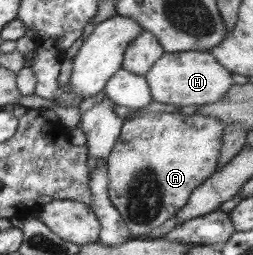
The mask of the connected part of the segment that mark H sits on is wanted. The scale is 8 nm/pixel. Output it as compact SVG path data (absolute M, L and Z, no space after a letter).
M185 51L166 53L150 68L145 76L153 99L163 104L178 107L213 104L224 98L234 86L232 72L207 51Z

